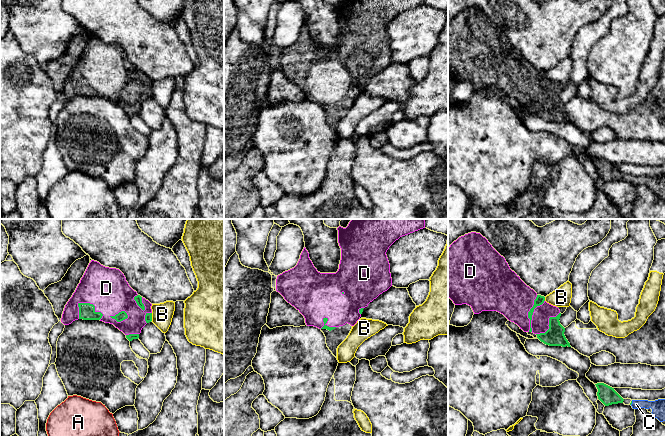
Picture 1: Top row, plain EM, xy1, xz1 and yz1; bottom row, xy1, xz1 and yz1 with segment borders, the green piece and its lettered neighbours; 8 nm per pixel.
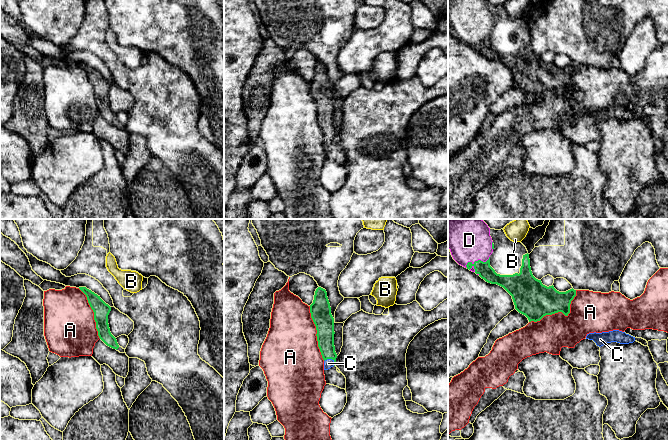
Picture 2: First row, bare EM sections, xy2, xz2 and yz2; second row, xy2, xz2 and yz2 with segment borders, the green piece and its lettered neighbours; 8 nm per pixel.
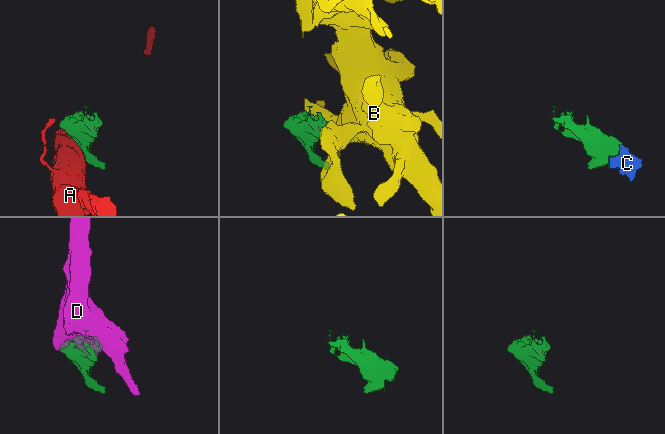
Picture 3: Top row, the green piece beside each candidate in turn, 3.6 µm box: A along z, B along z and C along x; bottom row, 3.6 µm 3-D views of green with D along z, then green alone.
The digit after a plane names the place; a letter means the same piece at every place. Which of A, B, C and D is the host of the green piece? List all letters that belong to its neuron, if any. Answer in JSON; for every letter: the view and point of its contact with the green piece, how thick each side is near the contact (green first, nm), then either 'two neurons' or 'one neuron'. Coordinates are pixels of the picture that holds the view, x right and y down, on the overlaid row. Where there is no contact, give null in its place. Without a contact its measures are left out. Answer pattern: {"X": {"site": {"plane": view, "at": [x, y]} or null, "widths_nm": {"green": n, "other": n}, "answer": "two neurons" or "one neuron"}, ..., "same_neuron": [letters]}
{"A": {"site": {"plane": "yz2", "at": [560, 311]}, "widths_nm": {"green": 280, "other": 320}, "answer": "two neurons"}, "B": {"site": {"plane": "xy1", "at": [151, 317]}, "widths_nm": {"green": 60, "other": 170}, "answer": "two neurons"}, "C": {"site": {"plane": "xz2", "at": [331, 358]}, "widths_nm": {"green": 140, "other": 70}, "answer": "one neuron"}, "D": {"site": {"plane": "yz1", "at": [528, 313]}, "widths_nm": {"green": 70, "other": 320}, "answer": "one neuron"}, "same_neuron": ["C", "D"]}

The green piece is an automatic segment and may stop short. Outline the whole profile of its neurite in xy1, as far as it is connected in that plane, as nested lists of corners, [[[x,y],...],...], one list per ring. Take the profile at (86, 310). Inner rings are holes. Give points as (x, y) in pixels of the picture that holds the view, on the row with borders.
[[[91,260],[65,305],[61,322],[69,325],[78,319],[100,320],[113,324],[132,341],[152,321],[151,306],[129,286],[119,269]]]

